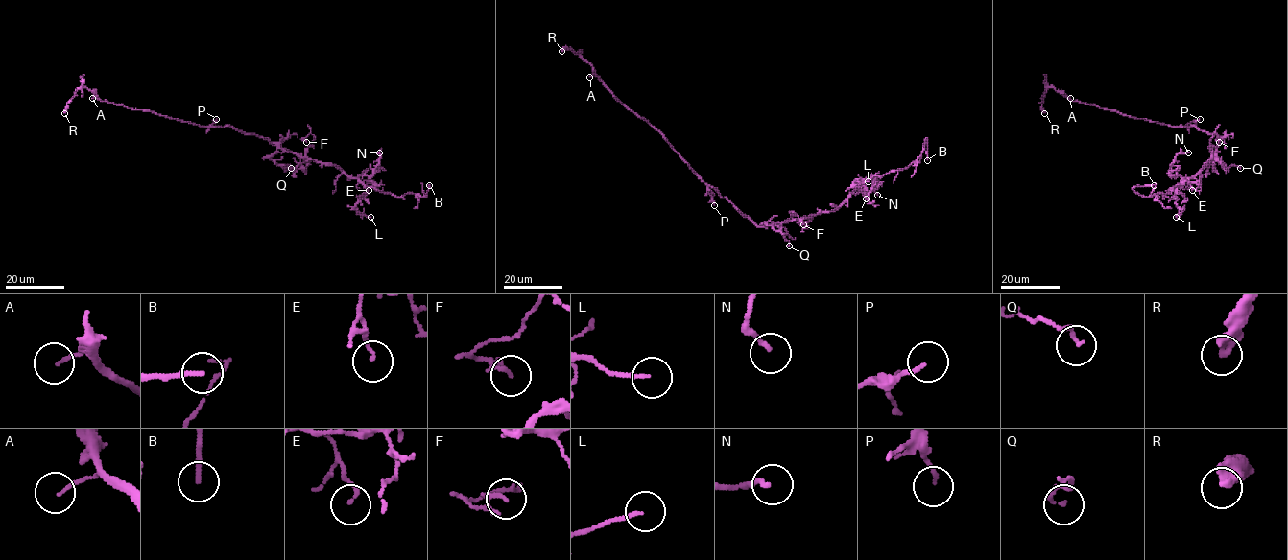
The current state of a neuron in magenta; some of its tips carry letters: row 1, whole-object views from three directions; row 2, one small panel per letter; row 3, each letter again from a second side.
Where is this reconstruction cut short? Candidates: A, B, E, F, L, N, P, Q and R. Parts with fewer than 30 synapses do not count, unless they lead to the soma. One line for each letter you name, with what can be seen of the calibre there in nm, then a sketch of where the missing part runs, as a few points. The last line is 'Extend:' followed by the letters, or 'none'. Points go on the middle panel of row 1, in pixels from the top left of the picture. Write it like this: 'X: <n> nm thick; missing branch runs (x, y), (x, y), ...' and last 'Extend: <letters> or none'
B: 170 nm thick; missing branch runs (927, 160), (928, 186), (924, 191)
Extend: B

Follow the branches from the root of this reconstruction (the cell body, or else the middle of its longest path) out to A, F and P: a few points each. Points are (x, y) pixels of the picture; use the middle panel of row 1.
A: (740, 212), (708, 186), (656, 129), (628, 109), (595, 74), (589, 77)
F: (740, 212), (759, 226), (812, 218), (800, 224), (803, 224)
P: (740, 212), (709, 186), (707, 192), (714, 205)

